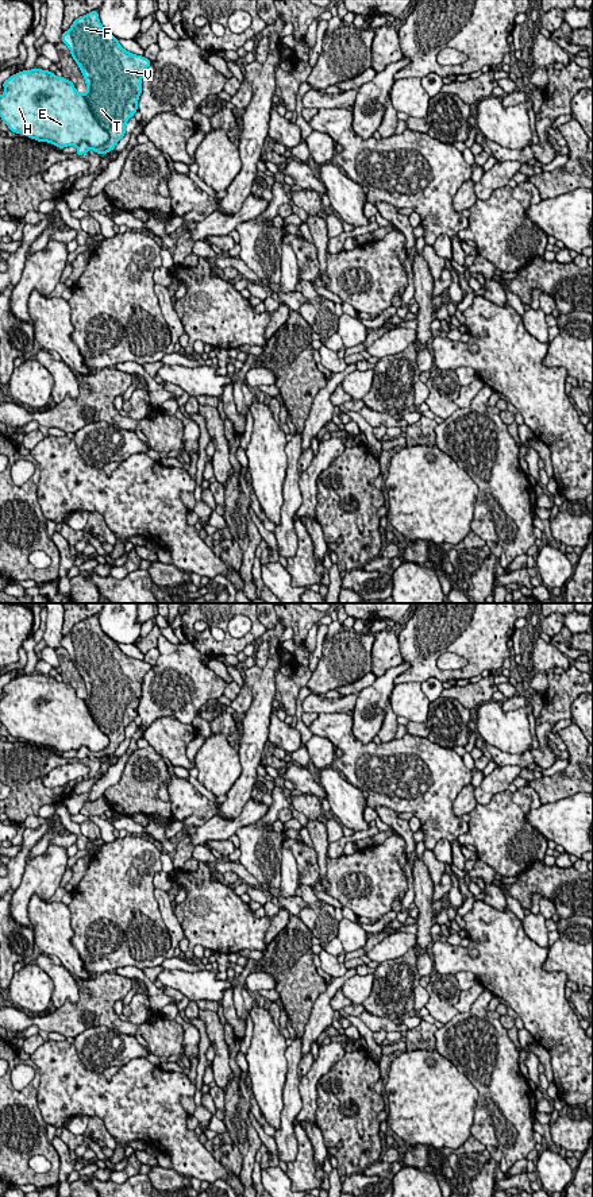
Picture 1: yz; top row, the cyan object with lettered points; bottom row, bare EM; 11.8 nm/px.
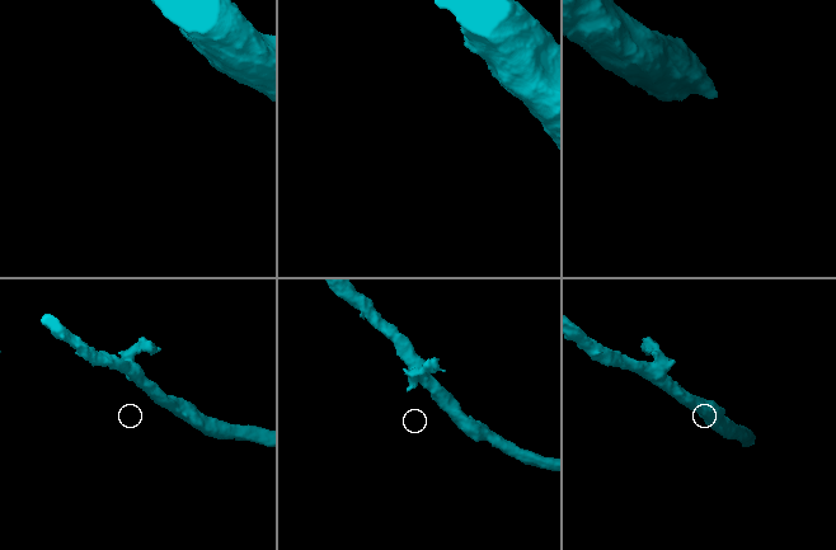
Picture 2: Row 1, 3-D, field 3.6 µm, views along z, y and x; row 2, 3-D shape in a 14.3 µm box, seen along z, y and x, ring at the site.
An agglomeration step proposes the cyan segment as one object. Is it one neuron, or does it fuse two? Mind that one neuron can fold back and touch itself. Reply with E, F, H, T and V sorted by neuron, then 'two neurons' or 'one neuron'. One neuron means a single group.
groups E H / F T V; two neurons

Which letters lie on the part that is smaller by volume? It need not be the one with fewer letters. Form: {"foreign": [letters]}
{"foreign": ["F", "T", "V"]}

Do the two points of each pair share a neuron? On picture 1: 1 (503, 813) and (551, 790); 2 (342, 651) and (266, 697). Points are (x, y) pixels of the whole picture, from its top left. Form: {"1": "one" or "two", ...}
{"1": "two", "2": "two"}

